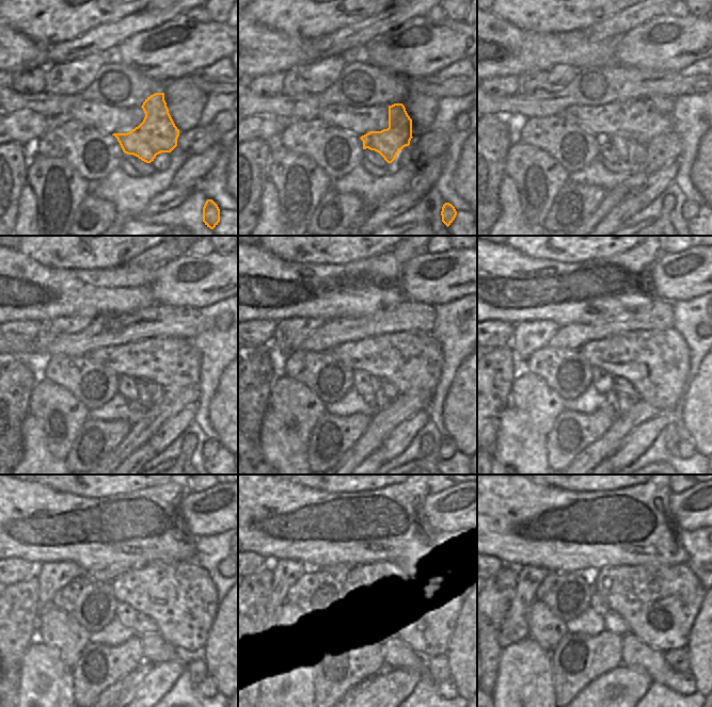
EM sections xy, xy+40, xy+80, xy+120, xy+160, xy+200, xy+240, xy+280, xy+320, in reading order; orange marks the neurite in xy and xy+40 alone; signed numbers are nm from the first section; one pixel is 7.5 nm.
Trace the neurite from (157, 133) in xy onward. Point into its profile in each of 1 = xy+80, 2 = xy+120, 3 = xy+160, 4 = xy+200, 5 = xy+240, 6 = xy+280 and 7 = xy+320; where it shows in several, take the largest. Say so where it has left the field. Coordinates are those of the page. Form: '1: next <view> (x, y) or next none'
1: next xy+80 (619, 143)
2: next xy+120 (144, 398)
3: next xy+160 (381, 401)
4: next xy+200 (623, 403)
5: next xy+240 (156, 651)
6: next xy+280 (396, 654)
7: next xy+320 (634, 653)

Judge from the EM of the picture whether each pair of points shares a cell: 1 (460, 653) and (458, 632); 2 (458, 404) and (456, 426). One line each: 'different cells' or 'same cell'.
1: same cell
2: same cell

